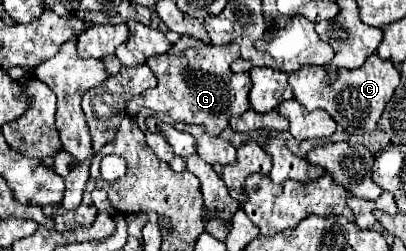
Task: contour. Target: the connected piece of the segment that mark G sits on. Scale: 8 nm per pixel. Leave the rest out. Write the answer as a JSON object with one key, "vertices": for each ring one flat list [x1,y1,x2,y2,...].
{"vertices":[[179,42,179,48,173,44,165,54,151,56,147,60,159,82,153,90,145,90,127,102,127,116,137,116,143,108,149,108,153,112,169,114,173,120,179,122,201,124,211,136,219,136,229,126,231,116,243,114,249,108,249,74,233,74,229,70,229,64,239,58,239,46,211,46,197,42,183,54,181,44,183,42]]}

